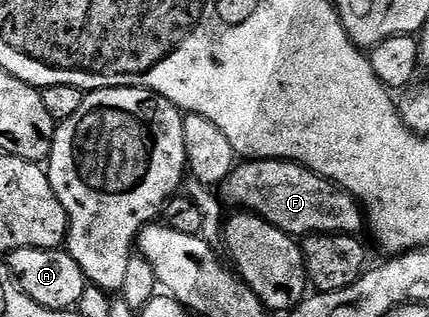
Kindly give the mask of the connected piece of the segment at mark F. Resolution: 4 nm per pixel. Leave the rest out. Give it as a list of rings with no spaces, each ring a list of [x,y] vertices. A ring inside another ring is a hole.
[[[280,158],[246,160],[235,165],[220,187],[220,194],[234,208],[263,218],[291,236],[313,236],[316,234],[361,235],[364,230],[364,211],[358,199],[347,190],[341,190],[335,182],[329,182],[299,162],[288,162]]]

